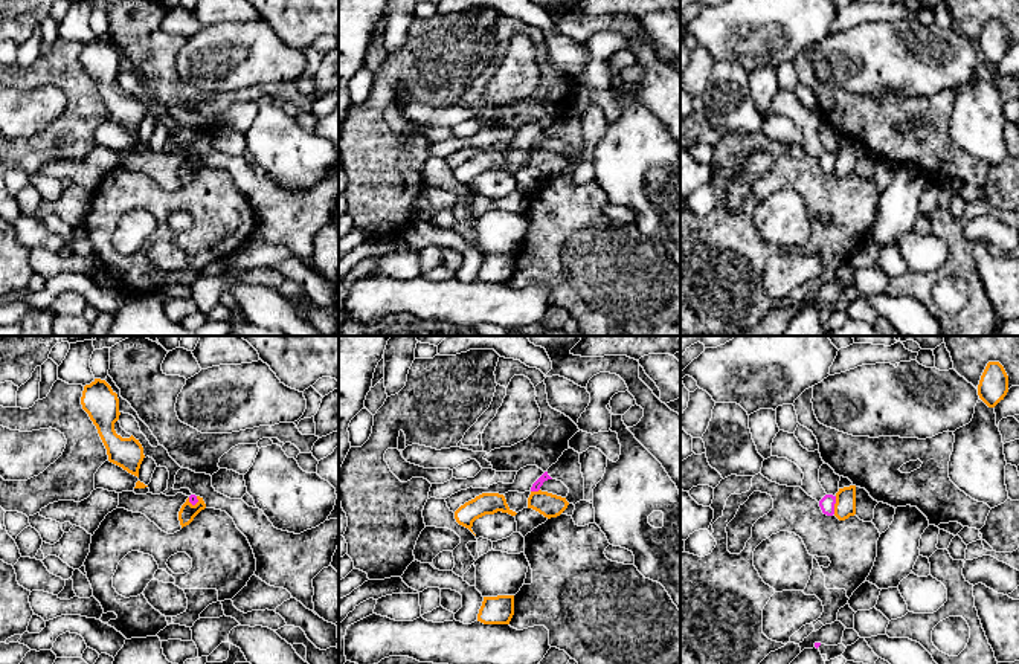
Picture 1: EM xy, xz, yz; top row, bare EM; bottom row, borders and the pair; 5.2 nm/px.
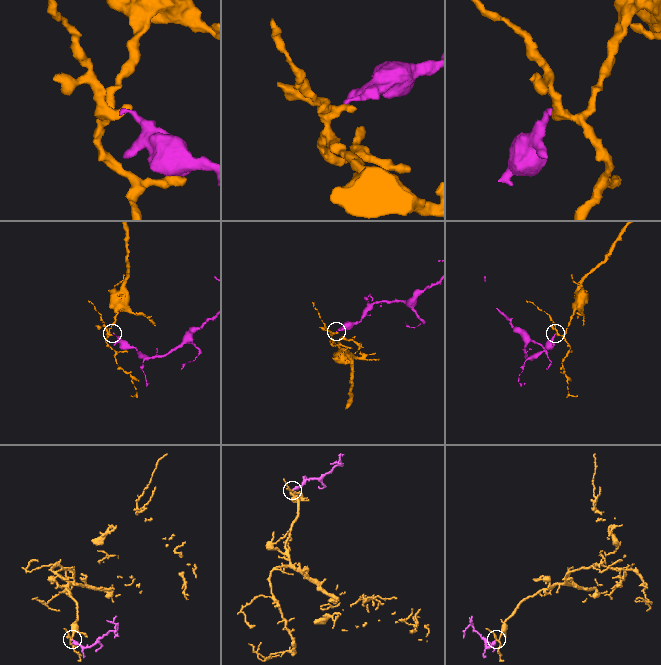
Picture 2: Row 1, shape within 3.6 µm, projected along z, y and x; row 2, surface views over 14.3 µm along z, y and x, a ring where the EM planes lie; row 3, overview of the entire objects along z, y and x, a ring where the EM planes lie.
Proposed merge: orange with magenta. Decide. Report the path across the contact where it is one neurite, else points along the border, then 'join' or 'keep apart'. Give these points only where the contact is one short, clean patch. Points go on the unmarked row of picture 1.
border yz (836, 154), (833, 171); keep apart

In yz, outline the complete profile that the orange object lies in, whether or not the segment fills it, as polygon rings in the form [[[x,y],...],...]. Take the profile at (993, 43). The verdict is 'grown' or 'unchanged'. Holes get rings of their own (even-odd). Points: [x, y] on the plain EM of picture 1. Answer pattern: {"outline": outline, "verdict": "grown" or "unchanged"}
{"outline": [[[988,20],[979,43],[978,53],[988,64],[995,66],[1008,50],[1008,34],[999,20]]], "verdict": "unchanged"}

